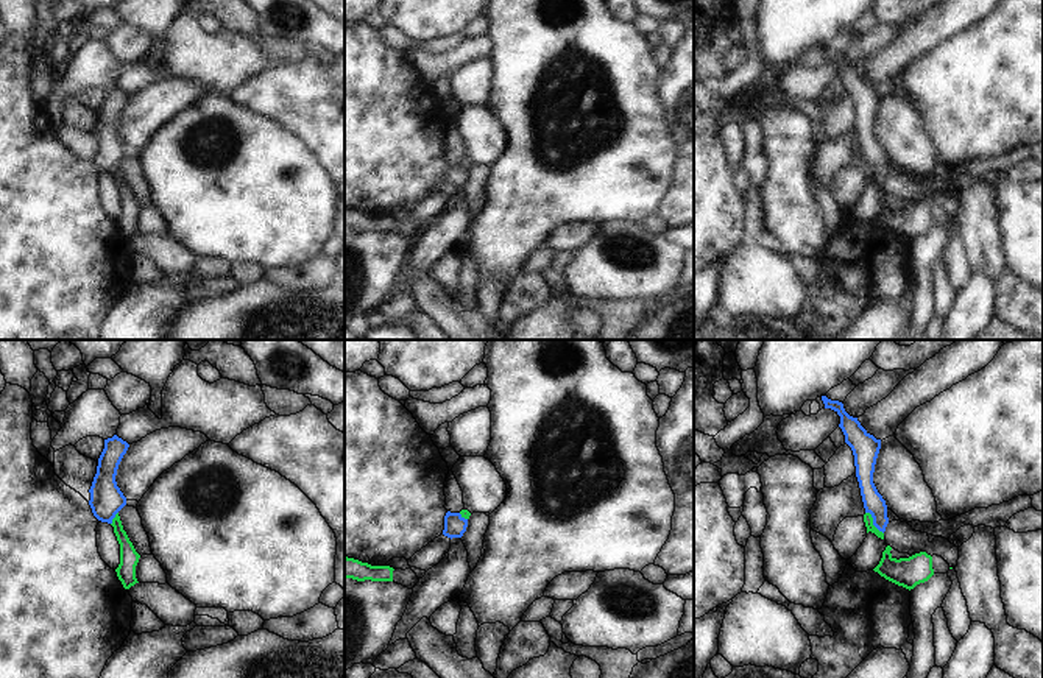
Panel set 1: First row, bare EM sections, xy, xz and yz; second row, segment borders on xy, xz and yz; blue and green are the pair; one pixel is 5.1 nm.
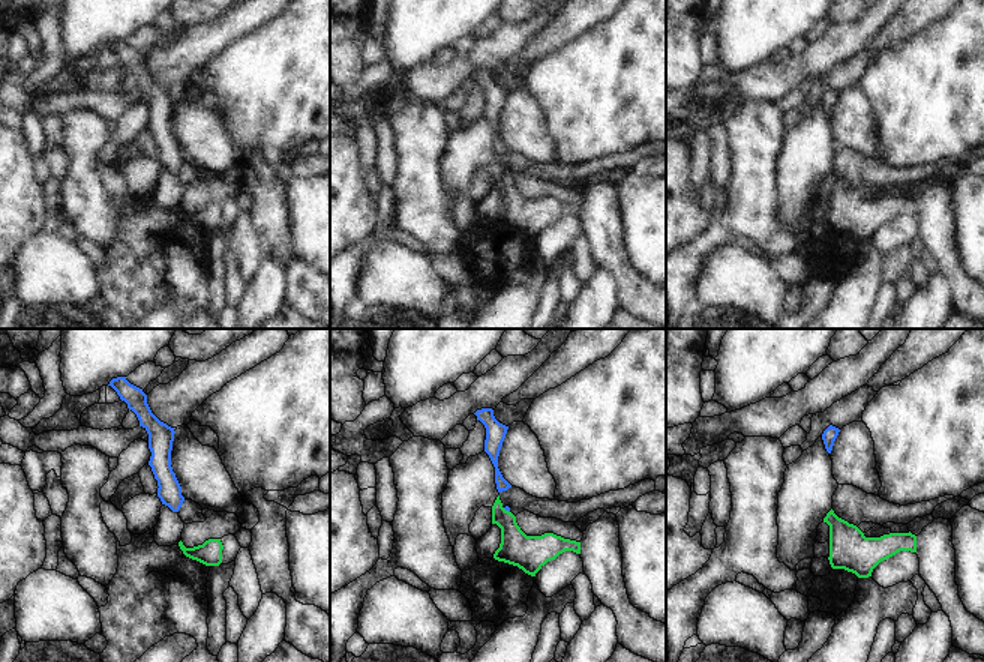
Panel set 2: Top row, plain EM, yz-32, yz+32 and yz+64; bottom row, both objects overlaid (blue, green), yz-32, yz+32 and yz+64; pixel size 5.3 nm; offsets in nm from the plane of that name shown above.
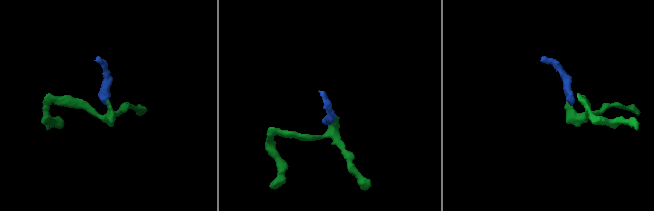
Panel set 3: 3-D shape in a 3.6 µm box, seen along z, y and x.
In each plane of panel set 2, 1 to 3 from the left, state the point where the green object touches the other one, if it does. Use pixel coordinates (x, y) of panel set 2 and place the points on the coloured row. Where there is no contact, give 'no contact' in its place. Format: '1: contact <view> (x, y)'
1: no contact
2: contact yz+32 (506, 509)
3: no contact

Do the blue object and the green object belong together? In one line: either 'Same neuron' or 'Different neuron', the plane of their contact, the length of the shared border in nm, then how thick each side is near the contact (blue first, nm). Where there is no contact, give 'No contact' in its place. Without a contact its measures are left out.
Same neuron. Touches blue in yz. Shared border 150 nm. Thickness 110 nm (blue) against 50 nm.

